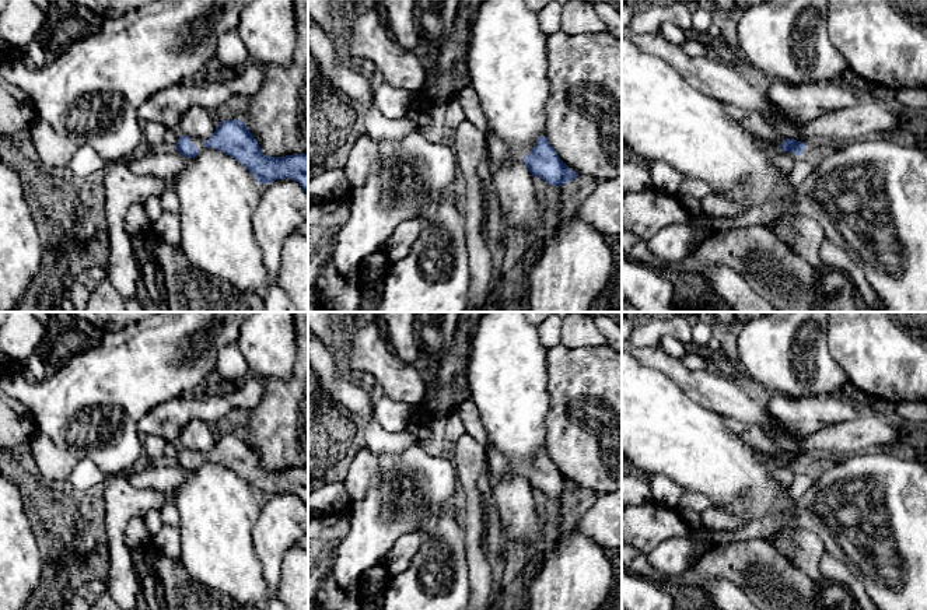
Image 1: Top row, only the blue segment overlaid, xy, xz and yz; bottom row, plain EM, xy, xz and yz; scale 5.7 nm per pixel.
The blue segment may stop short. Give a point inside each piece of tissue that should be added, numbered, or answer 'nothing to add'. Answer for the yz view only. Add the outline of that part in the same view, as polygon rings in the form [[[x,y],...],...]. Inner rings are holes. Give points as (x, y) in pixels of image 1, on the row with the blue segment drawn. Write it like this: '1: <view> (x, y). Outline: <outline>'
nothing to add

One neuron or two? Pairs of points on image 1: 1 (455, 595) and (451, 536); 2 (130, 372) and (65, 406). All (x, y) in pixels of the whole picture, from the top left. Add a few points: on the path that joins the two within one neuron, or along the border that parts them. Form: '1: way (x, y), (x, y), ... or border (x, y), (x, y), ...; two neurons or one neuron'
1: way (459, 581), (458, 550); one neuron
2: way (114, 384), (91, 402), (81, 403); one neuron

